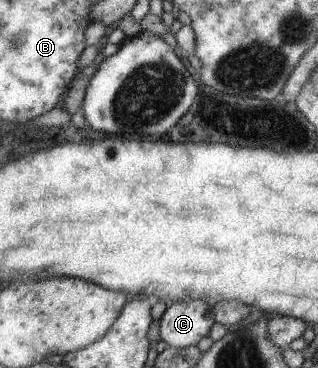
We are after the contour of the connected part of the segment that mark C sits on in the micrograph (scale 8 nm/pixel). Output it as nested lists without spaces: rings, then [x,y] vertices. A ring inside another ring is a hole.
[[[202,300],[173,303],[159,320],[160,339],[176,349],[198,345],[216,322],[213,308]]]

